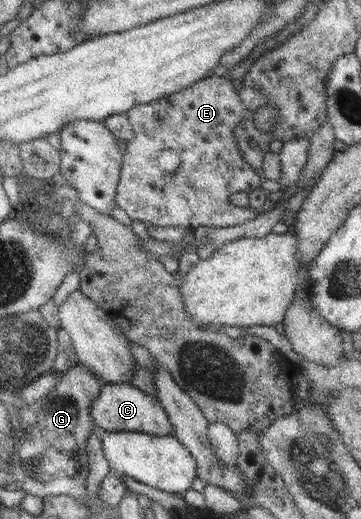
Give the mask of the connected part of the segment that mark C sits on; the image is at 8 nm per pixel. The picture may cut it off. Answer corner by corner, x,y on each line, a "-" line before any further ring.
120,382
104,385
100,394
93,400
89,411
93,423
100,431
130,431
174,436
172,423
158,398
146,394
130,383

